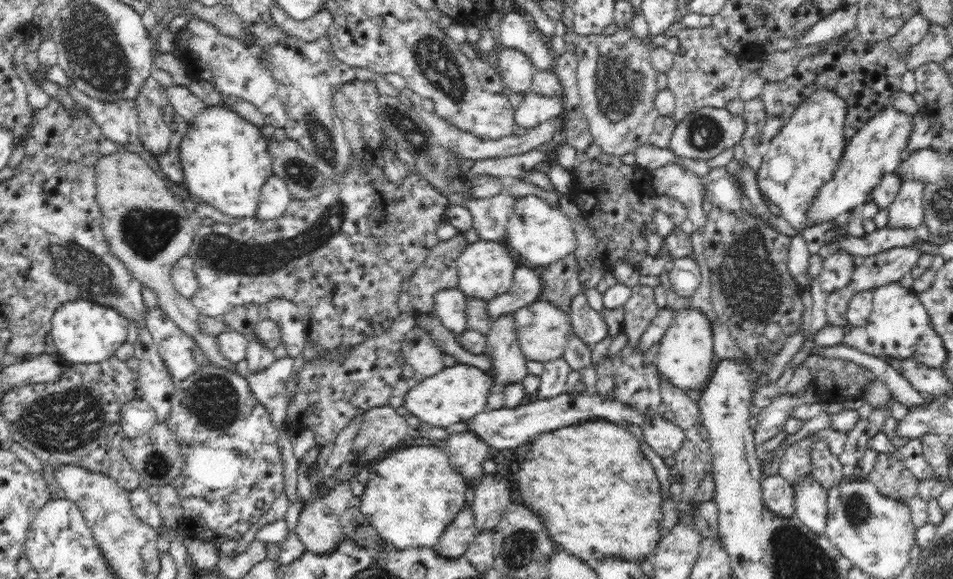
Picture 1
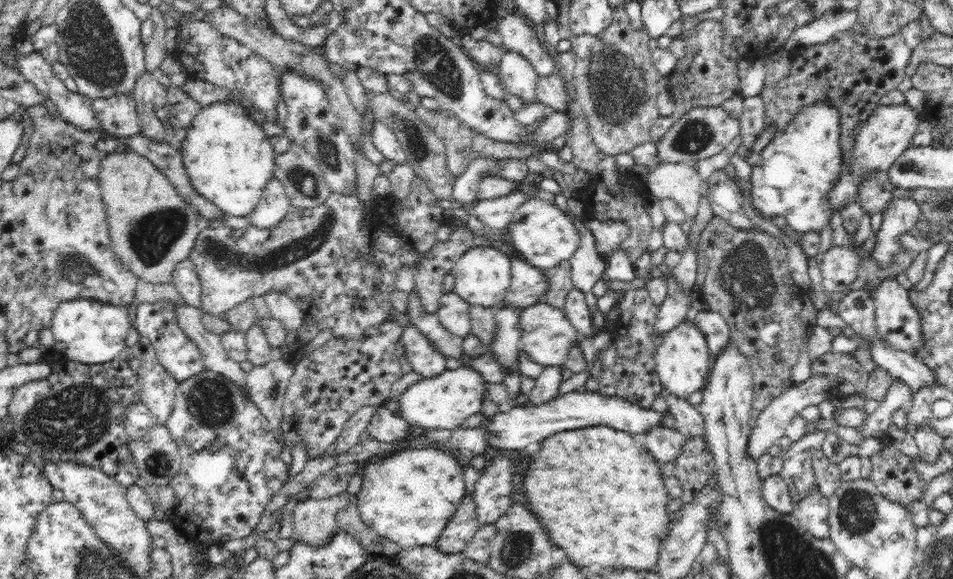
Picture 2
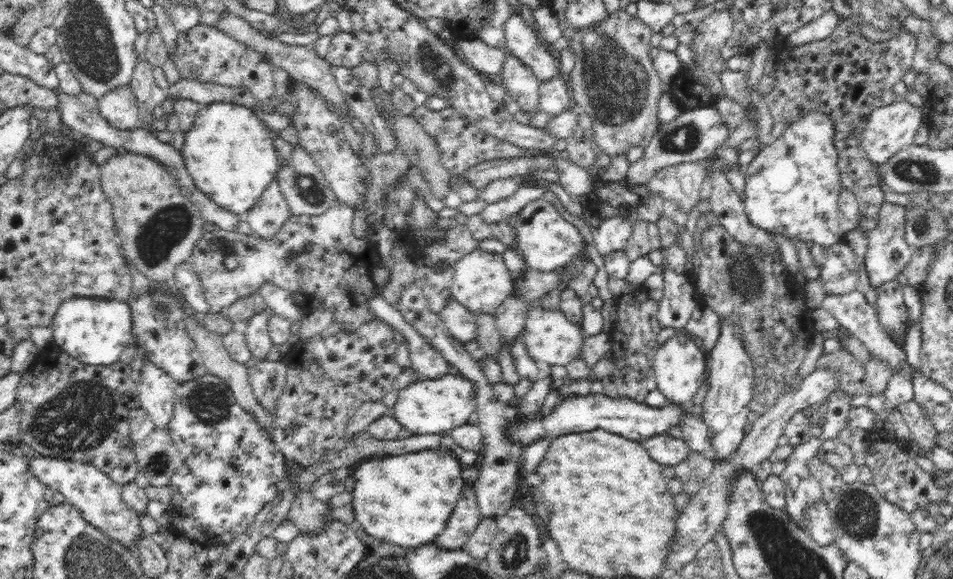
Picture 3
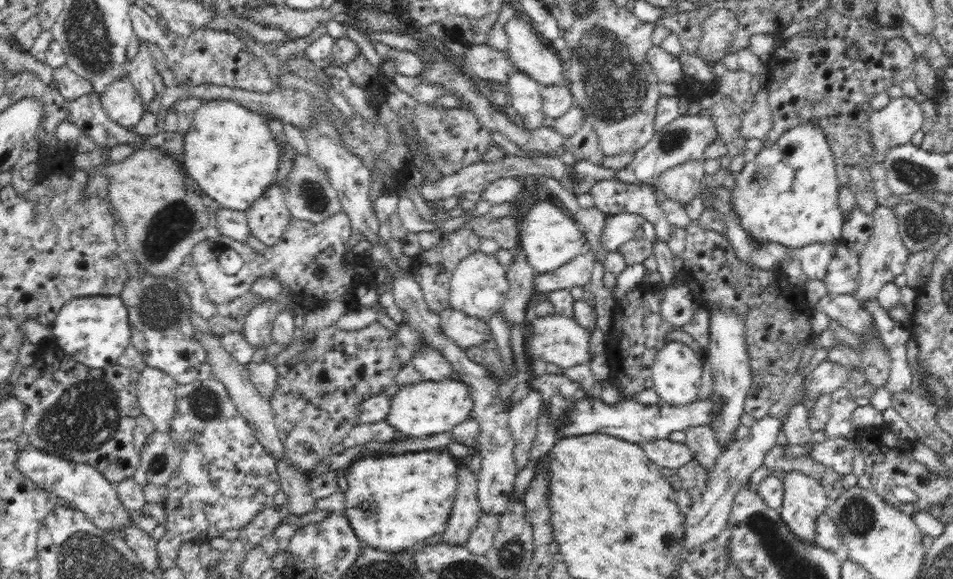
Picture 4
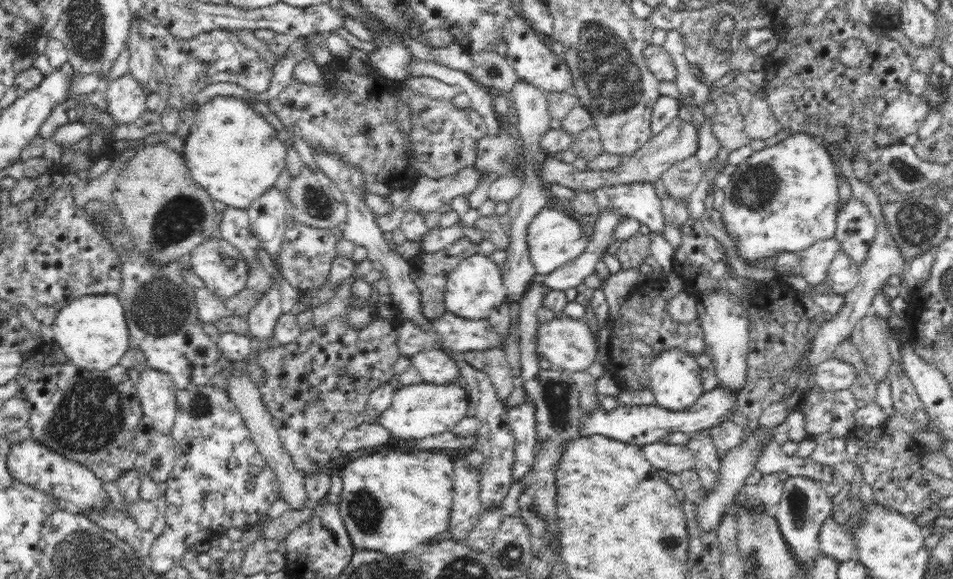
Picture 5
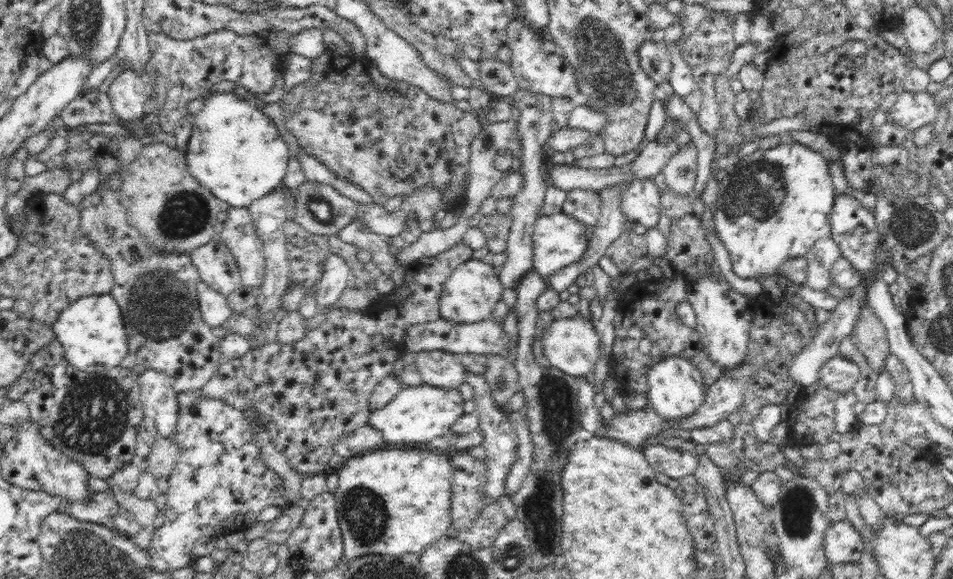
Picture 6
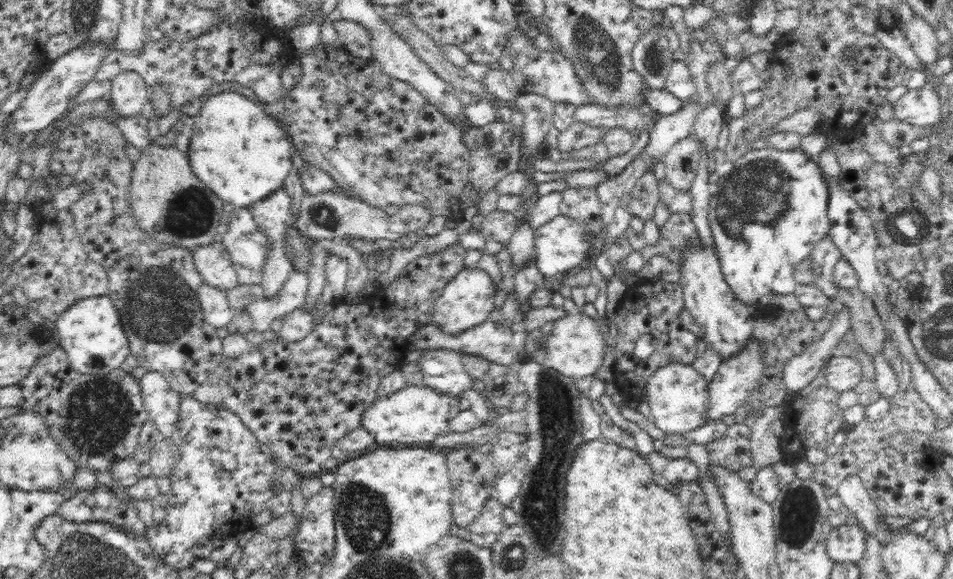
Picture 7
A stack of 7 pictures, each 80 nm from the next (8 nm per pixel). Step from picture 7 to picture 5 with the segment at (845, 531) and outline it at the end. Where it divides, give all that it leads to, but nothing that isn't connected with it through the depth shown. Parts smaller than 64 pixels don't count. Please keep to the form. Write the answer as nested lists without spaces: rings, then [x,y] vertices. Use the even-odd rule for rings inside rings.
[[[828,517],[819,533],[819,545],[824,555],[839,558],[839,562],[849,561],[855,555],[853,533]]]

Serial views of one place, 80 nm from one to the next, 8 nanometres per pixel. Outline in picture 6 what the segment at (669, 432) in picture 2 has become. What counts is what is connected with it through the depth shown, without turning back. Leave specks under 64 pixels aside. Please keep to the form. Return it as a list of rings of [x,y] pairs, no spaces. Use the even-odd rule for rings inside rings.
[[[659,443],[646,447],[642,451],[646,460],[663,480],[669,478],[679,480],[694,475],[699,465],[699,459],[691,452],[670,449]]]

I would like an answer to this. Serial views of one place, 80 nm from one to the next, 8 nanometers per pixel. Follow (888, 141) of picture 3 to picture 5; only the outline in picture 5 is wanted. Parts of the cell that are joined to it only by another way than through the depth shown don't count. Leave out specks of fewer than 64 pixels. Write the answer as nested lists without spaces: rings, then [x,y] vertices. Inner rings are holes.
[[[908,90],[888,103],[880,118],[880,126],[886,128],[896,140],[902,142],[906,136],[916,133],[933,108],[928,99]]]

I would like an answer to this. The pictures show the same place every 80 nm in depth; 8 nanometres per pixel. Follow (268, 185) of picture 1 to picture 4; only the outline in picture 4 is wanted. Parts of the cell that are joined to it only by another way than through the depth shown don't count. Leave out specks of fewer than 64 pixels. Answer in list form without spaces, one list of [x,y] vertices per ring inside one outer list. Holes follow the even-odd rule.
[[[275,184],[267,188],[262,197],[254,200],[245,213],[251,235],[268,248],[276,246],[292,218],[285,194]]]

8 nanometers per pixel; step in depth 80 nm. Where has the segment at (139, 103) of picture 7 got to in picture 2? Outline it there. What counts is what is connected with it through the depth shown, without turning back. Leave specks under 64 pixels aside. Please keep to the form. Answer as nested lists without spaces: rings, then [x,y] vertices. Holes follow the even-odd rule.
[[[128,92],[93,99],[93,109],[103,130],[111,136],[134,136],[140,132],[137,104]]]

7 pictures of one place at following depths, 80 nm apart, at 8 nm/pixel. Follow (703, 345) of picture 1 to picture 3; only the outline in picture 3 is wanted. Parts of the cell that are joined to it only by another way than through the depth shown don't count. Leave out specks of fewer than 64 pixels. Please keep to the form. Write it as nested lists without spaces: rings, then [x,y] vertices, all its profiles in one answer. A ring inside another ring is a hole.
[[[685,335],[673,336],[663,345],[658,346],[652,368],[657,389],[667,398],[668,404],[690,404],[692,396],[707,378],[706,358],[706,351],[698,349],[696,344]]]

